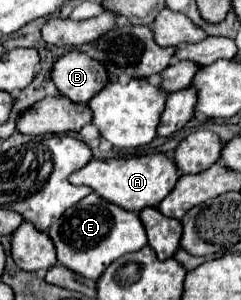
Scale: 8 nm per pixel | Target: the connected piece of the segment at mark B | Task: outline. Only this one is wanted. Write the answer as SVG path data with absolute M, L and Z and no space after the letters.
M71 50L65 52L51 68L53 82L61 96L71 102L87 102L107 84L107 70L87 54Z

